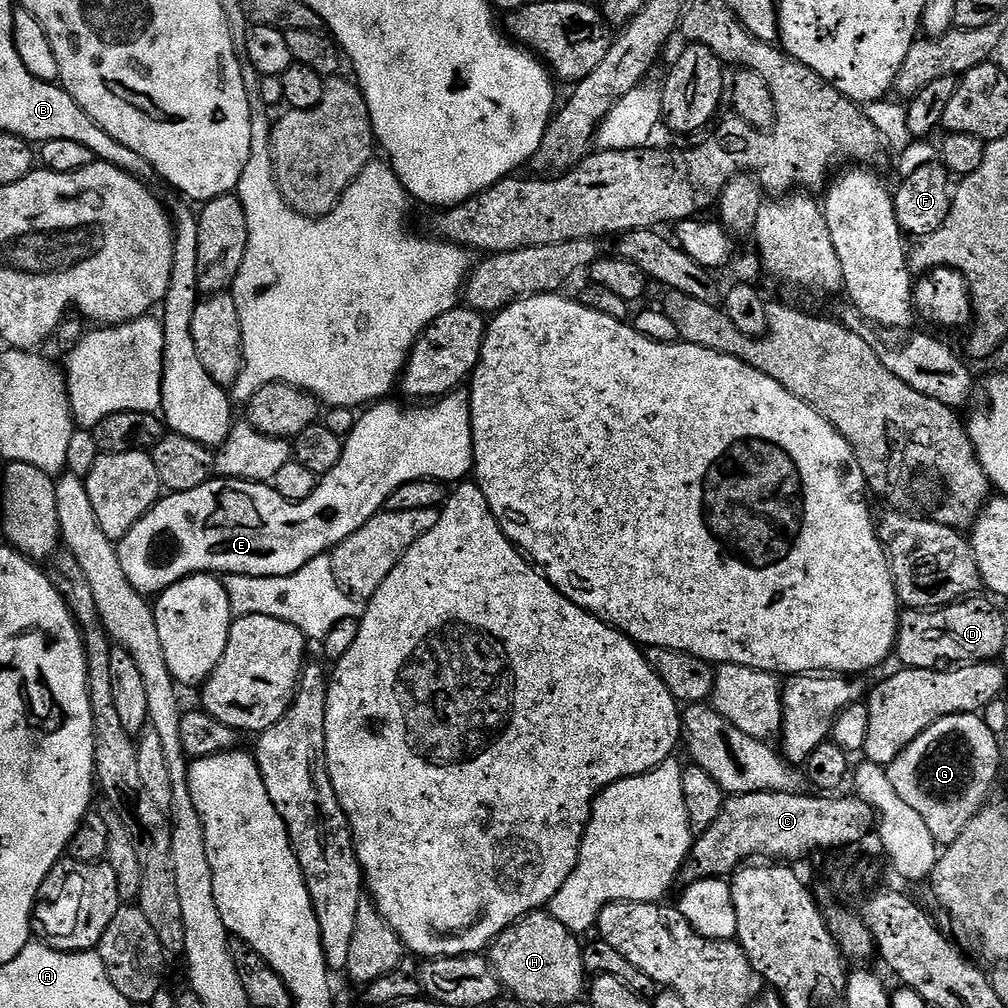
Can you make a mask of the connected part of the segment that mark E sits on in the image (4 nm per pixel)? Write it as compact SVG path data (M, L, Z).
M457 390L448 393L446 396L439 397L435 402L428 402L423 406L412 406L416 408L404 409L400 404L388 403L373 403L359 413L359 415L361 414L360 421L353 426L352 433L346 436L344 440L342 458L338 462L338 466L334 466L334 470L330 470L325 476L319 477L314 494L310 494L310 498L306 498L302 502L289 502L286 498L282 498L282 494L278 494L271 483L255 484L249 480L226 480L223 478L208 480L202 486L198 486L198 490L173 492L157 500L156 505L144 515L142 522L138 522L138 526L134 526L134 530L130 530L130 534L126 534L126 538L119 541L118 544L122 570L126 570L126 578L130 578L130 586L134 586L138 591L145 594L162 594L178 581L197 574L261 576L262 578L294 574L298 570L302 570L302 566L306 566L306 562L310 562L314 557L331 553L337 544L341 544L346 538L350 538L350 534L354 534L354 530L358 530L366 521L374 518L376 513L387 505L390 494L394 494L394 490L398 490L398 486L406 486L406 482L414 482L415 480L438 480L441 482L452 480L451 482L460 482L467 477L464 476L467 472L469 475L473 471L472 402L467 391Z

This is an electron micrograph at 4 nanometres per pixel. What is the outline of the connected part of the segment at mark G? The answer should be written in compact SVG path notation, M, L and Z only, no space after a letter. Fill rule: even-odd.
M963 712L934 722L894 762L887 765L894 790L918 814L922 814L937 845L947 846L966 830L974 818L989 803L996 775L1000 772L1000 744L997 733L986 726L983 715Z

